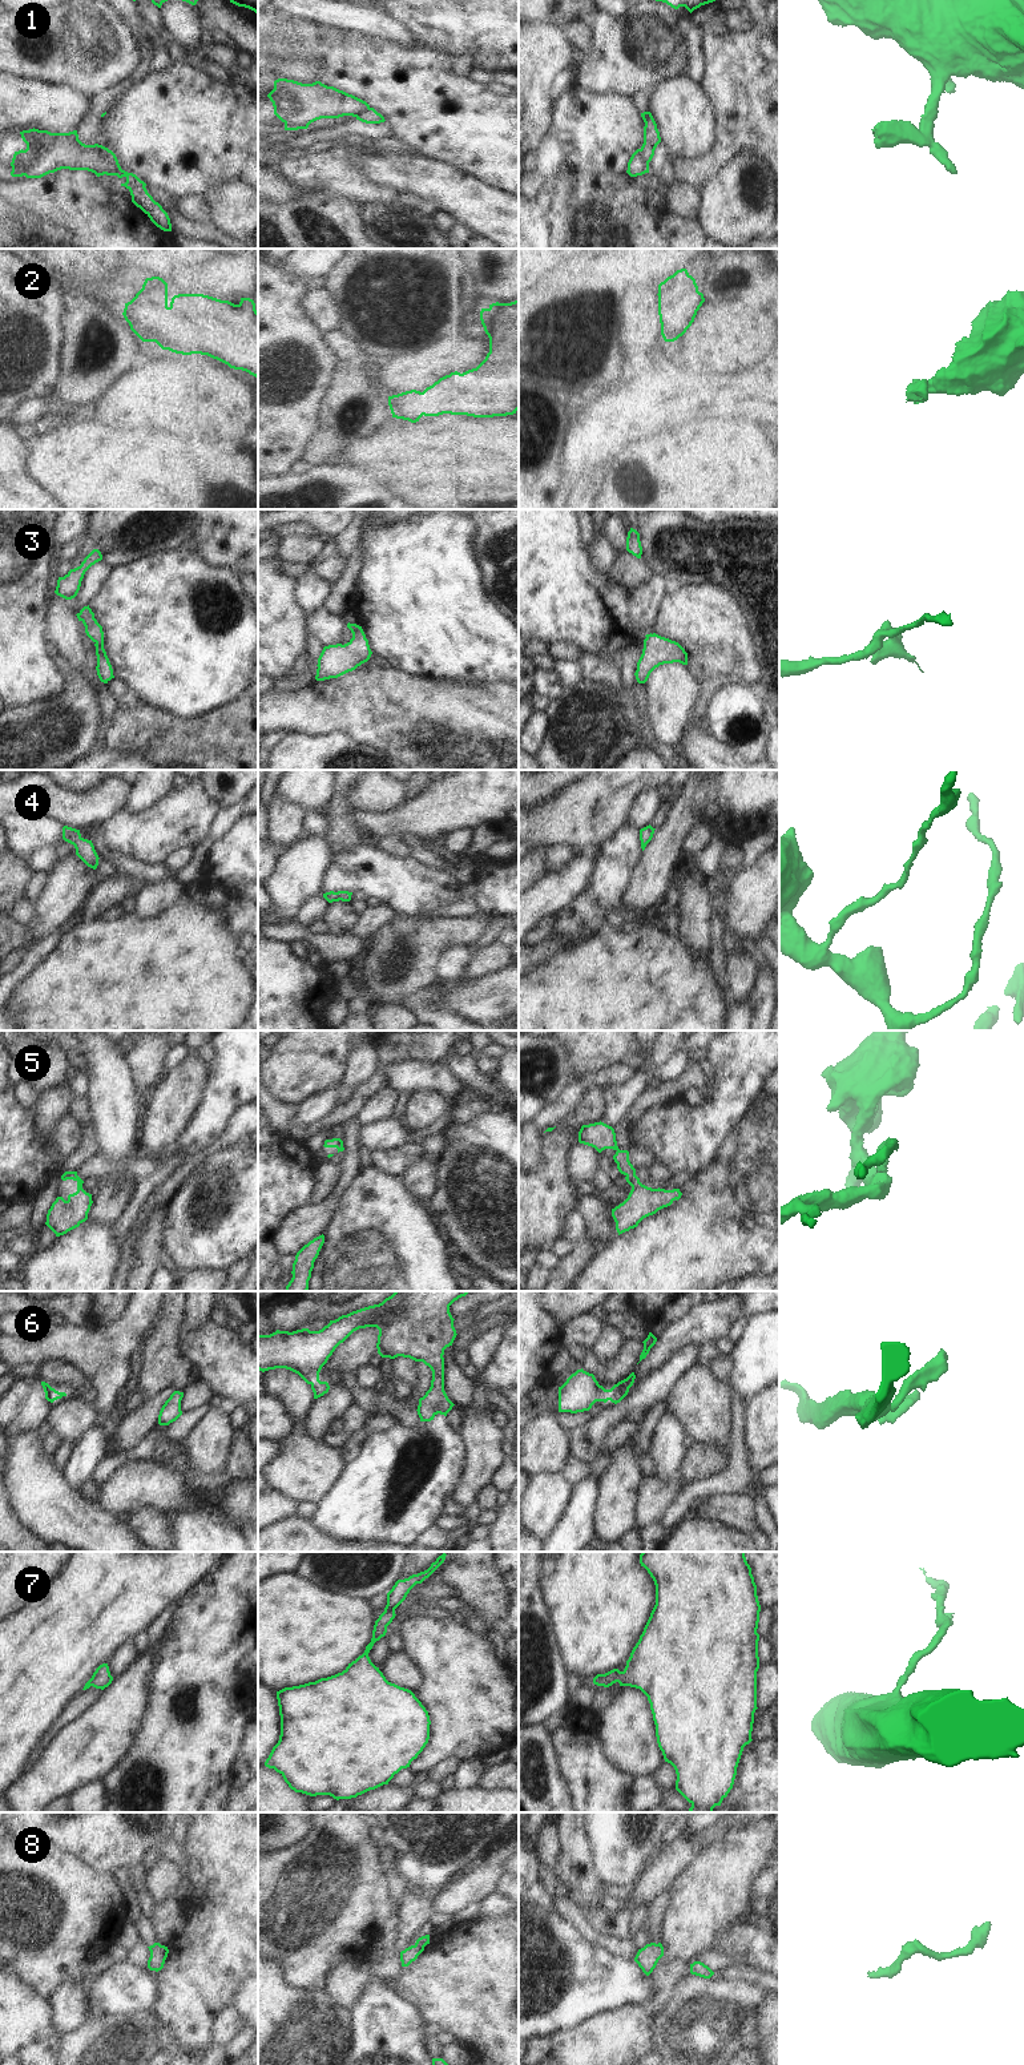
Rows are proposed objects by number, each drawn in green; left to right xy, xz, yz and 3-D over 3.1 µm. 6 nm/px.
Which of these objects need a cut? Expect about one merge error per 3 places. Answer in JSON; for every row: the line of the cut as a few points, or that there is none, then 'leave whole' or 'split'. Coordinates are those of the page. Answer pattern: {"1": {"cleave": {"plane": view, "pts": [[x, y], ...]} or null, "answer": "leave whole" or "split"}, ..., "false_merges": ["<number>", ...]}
{"1": {"cleave": {"plane": "xy", "pts": [[99, 145], [103, 154], [119, 166], [117, 174]]}, "answer": "split"}, "2": {"cleave": null, "answer": "leave whole"}, "3": {"cleave": null, "answer": "leave whole"}, "4": {"cleave": null, "answer": "leave whole"}, "5": {"cleave": null, "answer": "leave whole"}, "6": {"cleave": null, "answer": "leave whole"}, "7": {"cleave": null, "answer": "leave whole"}, "8": {"cleave": null, "answer": "leave whole"}, "false_merges": ["1"]}

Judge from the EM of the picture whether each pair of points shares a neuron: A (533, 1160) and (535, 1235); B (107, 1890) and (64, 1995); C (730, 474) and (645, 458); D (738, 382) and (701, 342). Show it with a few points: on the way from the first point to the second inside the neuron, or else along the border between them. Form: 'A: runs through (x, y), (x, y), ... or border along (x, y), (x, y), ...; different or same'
A: border along (541, 1140), (543, 1164), (532, 1172); different
B: border along (79, 1984), (64, 1981), (48, 2000); different
C: runs through (709, 474), (666, 474); same
D: border along (758, 361), (738, 371), (721, 374); different

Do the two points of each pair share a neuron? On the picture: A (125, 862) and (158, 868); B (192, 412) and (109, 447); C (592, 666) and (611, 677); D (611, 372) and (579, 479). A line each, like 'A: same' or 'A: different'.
A: same
B: different
C: same
D: different

